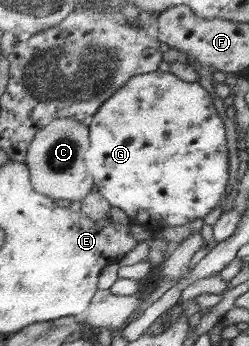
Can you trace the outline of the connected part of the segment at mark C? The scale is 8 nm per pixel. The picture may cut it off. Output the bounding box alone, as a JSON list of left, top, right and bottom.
[27,119,95,202]

